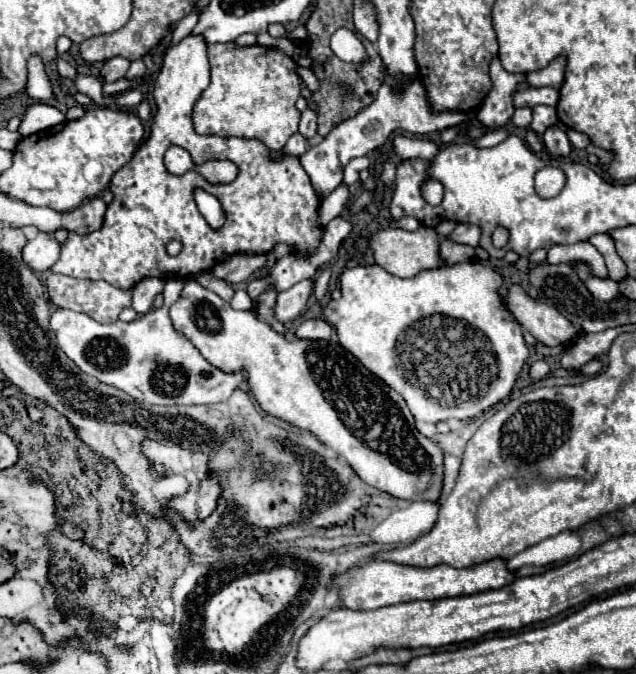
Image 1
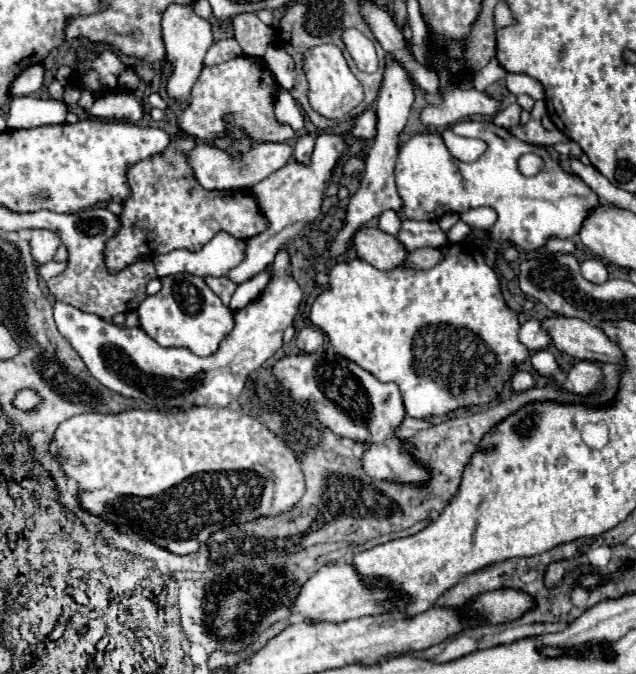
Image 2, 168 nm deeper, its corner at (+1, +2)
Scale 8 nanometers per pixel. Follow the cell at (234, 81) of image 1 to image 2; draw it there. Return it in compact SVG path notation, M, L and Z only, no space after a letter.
M240 55L226 63L202 69L200 79L192 87L190 103L178 117L178 127L198 141L214 141L218 137L226 137L236 127L244 129L246 137L252 141L292 141L296 131L290 125L280 123L274 115L276 97L278 83L266 63L258 57Z

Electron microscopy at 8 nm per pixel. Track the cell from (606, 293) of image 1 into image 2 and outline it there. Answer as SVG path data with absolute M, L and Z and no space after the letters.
M588 259L582 263L582 275L590 283L606 283L608 281L608 271L602 261L598 259Z

